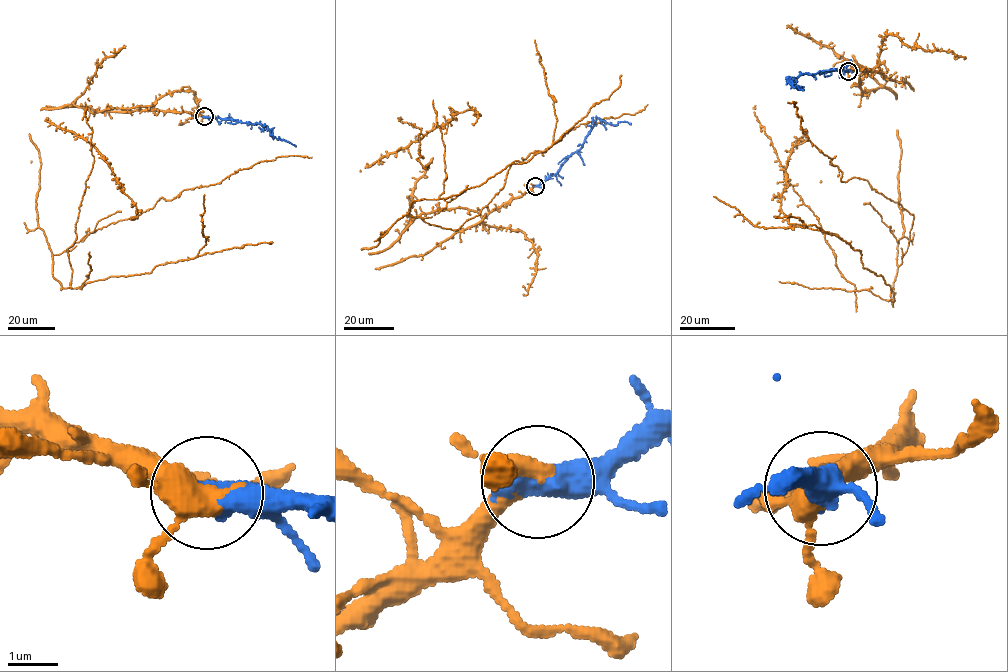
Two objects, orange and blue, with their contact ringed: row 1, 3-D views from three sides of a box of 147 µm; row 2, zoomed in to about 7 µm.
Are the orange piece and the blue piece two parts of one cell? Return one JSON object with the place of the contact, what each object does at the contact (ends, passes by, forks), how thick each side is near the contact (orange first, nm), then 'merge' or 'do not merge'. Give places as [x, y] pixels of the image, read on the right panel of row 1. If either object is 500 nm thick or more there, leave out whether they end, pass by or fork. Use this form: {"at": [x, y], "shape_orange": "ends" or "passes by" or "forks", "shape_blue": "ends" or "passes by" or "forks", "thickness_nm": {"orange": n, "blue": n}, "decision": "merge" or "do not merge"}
{"at": [848, 71], "thickness_nm": {"orange": 400, "blue": 600}, "decision": "merge"}

